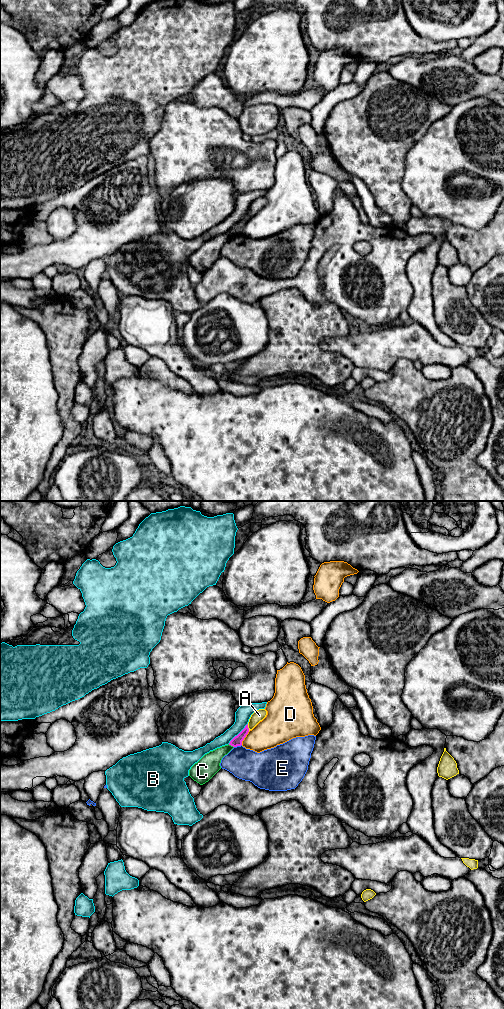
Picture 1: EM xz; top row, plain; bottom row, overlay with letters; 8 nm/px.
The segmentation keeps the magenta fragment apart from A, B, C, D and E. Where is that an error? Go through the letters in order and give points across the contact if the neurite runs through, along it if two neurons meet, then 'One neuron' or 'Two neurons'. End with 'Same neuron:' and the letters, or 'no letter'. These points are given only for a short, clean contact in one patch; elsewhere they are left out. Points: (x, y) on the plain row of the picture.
A: Two neurons
B: Two neurons
C: Boundary: xz (228, 232), (233, 235). Two neurons
D: Two neurons
E: Two neurons
Same neuron: no letter

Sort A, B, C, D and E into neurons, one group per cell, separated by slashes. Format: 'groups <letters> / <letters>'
groups A / B / C / D / E

